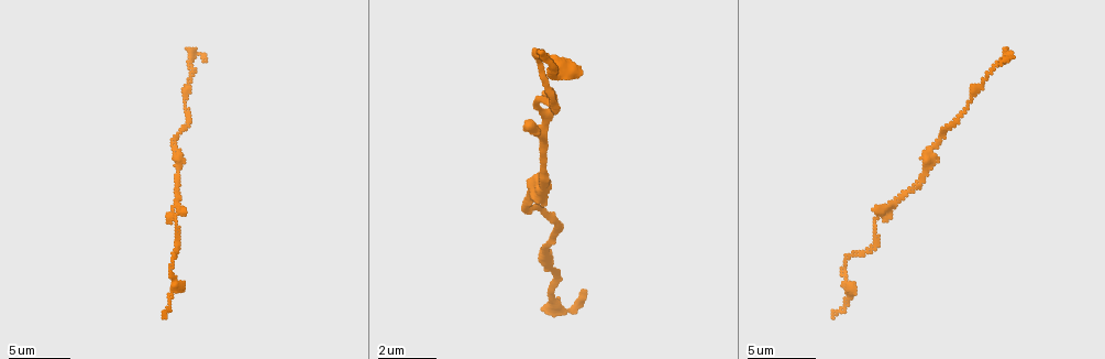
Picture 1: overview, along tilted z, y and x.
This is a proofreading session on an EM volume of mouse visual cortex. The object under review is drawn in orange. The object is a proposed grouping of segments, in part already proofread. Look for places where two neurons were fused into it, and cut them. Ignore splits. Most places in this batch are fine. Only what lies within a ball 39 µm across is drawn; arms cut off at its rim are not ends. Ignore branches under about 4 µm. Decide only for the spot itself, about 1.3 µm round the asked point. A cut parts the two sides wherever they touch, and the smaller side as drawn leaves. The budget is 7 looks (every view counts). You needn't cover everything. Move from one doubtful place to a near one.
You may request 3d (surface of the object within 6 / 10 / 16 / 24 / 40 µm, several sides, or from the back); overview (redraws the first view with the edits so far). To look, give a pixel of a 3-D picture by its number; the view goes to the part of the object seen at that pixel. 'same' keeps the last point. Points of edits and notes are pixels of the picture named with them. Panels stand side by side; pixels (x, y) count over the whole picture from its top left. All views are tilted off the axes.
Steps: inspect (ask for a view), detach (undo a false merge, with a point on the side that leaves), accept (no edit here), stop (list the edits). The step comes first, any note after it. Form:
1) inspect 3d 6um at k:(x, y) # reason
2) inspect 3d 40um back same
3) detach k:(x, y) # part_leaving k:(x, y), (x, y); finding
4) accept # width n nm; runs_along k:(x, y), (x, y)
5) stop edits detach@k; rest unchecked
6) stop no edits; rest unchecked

inspect 3d 10um at 1:(173, 215) # sudden change in width

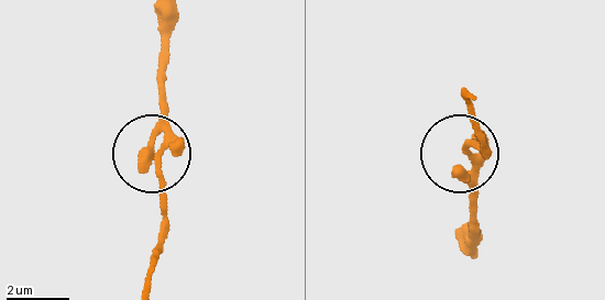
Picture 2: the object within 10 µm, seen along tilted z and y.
accept # width 380 nm; runs_along 2:(162, 73), (168, 102), (157, 159), (160, 237); continuous, no second neuron

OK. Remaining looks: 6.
inspect 3d 10um at 1:(171, 276) # calibre changes

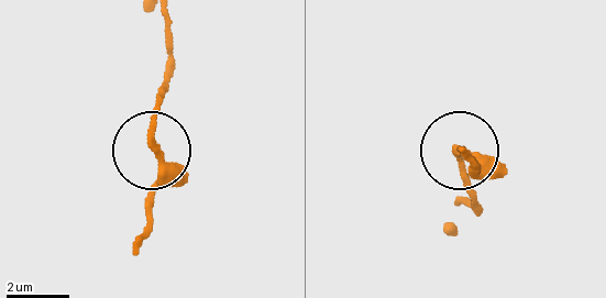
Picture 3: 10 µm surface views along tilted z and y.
accept # continuous, no second neuron

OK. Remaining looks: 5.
inspect 3d 10um at 1:(184, 101) # calibre changes

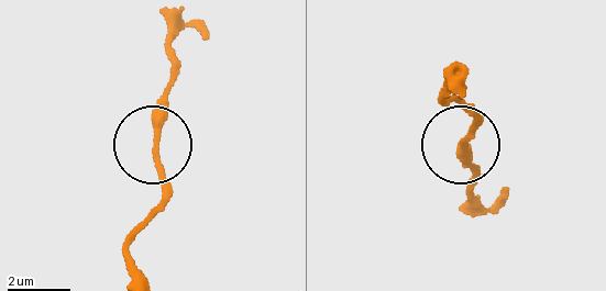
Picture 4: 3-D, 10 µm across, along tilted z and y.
inspect 3d 6um at 4:(154, 144)

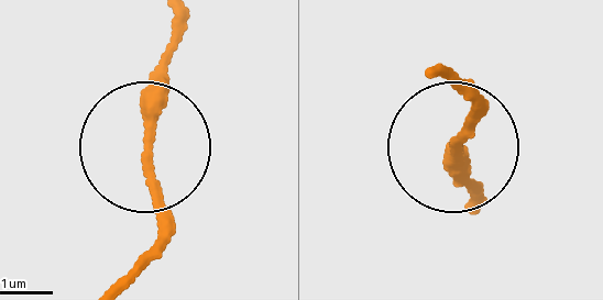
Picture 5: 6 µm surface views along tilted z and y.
accept # runs_along 5:(442, 80), (469, 111), (445, 152), (473, 199); all the same neuron

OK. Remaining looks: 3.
stop no edits; rest unchecked

